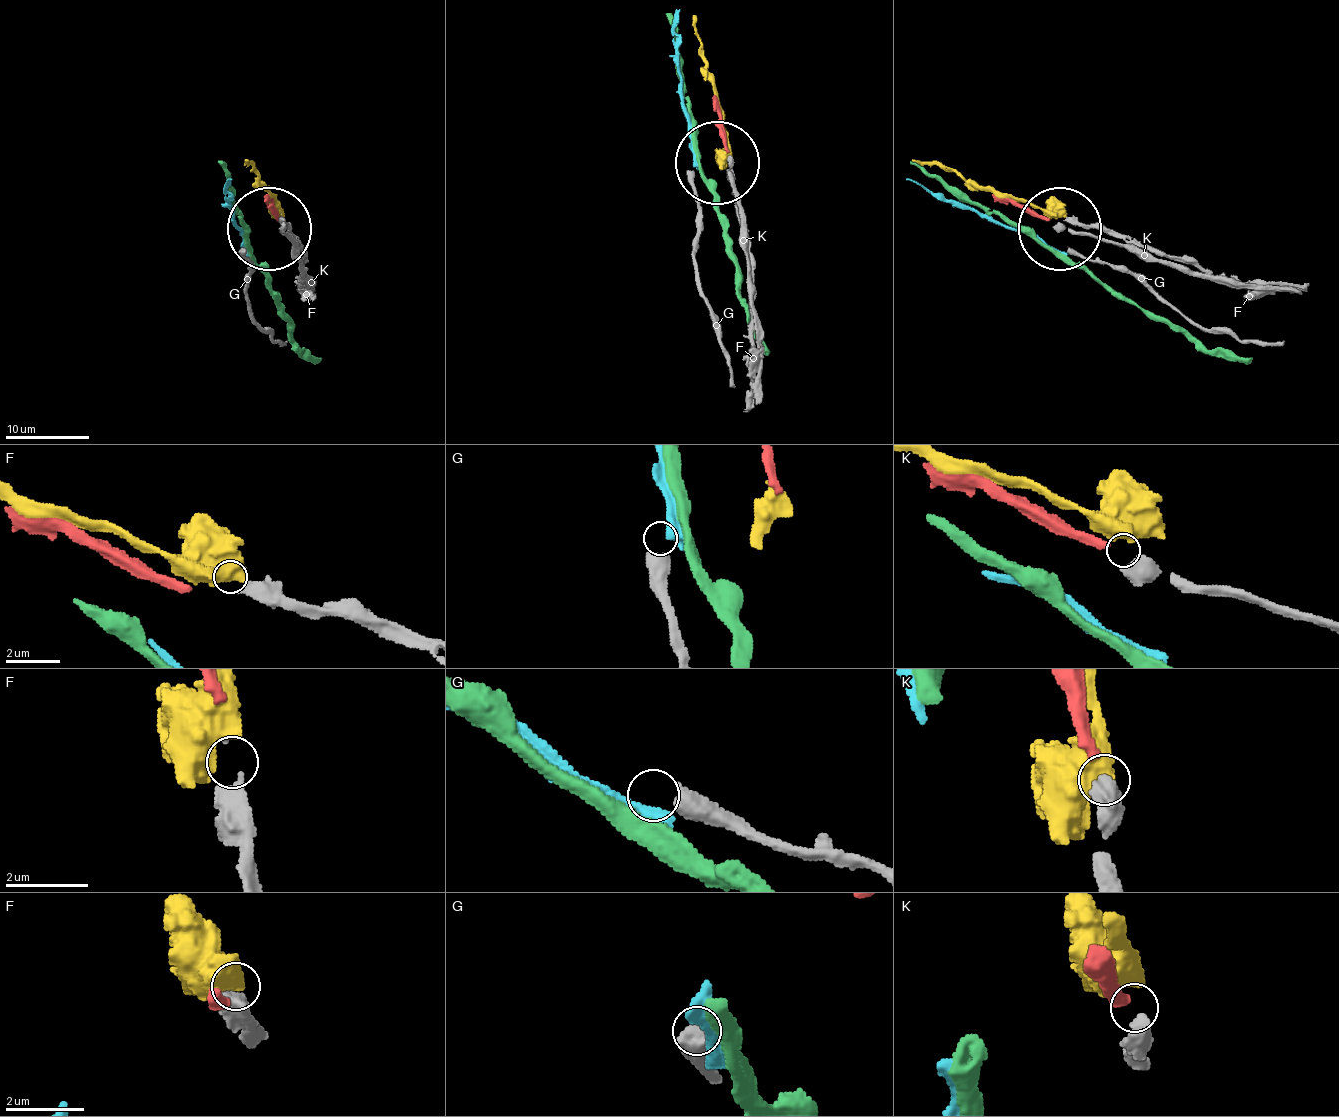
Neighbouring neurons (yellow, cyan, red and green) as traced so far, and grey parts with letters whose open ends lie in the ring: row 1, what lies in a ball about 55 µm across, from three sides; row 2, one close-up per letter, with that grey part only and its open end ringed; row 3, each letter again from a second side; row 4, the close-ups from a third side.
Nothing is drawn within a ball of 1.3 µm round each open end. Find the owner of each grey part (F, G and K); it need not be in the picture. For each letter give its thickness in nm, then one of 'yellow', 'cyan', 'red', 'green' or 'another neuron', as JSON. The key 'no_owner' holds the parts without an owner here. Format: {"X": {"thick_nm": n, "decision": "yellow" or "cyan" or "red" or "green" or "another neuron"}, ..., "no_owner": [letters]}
{"F": {"thick_nm": 30, "decision": "yellow"}, "G": {"thick_nm": 600, "decision": "another neuron"}, "K": {"thick_nm": 600, "decision": "red"}, "no_owner": ["G"]}

